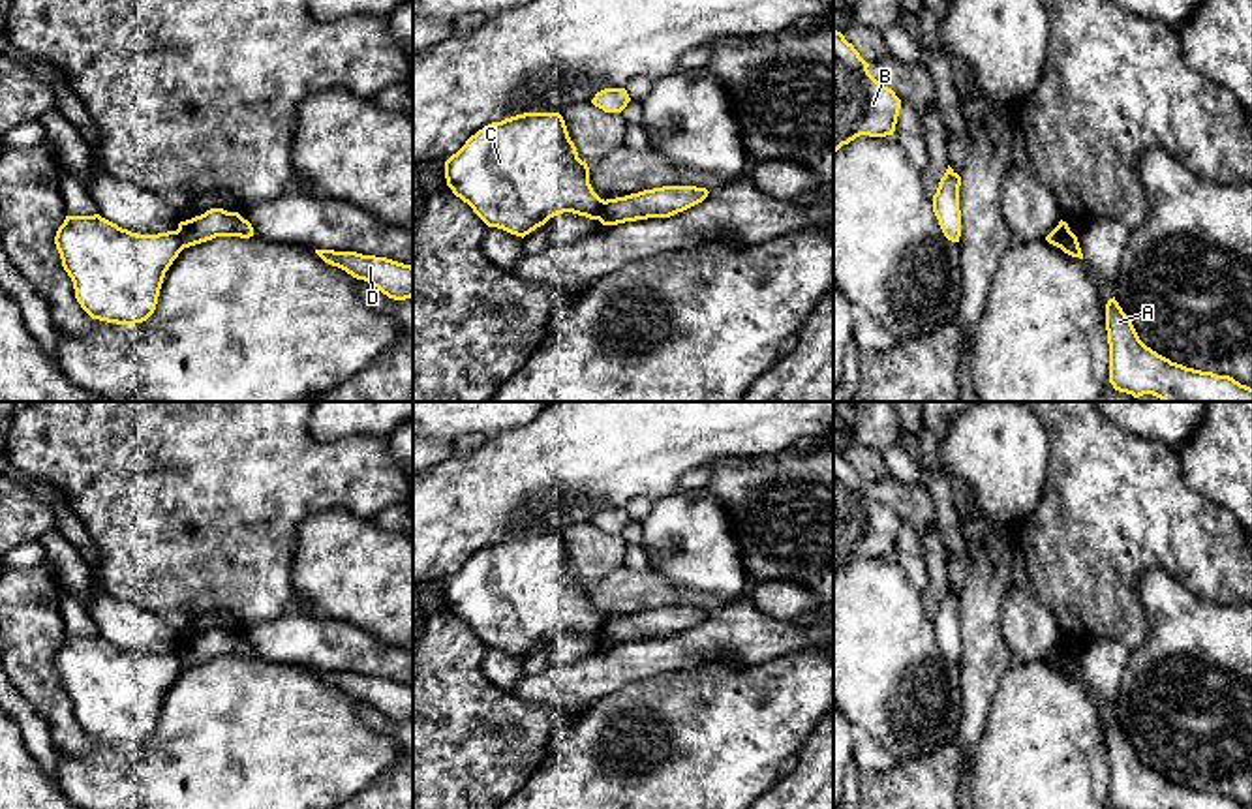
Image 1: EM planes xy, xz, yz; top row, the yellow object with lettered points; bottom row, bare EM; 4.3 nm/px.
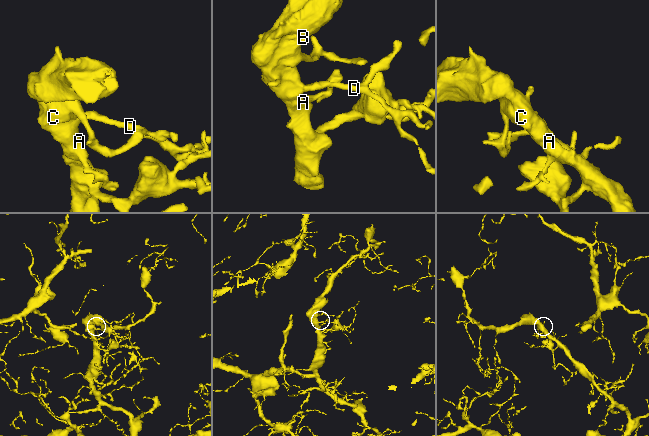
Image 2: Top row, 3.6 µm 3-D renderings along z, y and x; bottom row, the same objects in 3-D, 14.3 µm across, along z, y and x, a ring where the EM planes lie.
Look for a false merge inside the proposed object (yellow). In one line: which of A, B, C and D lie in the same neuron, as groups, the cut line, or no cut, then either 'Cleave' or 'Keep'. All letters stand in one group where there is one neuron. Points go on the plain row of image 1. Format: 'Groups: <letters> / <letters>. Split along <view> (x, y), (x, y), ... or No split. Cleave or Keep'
Groups: A B C / D. Split along xy (177, 650), (184, 667). Cleave

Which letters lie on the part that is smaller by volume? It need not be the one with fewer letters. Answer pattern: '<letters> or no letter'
D

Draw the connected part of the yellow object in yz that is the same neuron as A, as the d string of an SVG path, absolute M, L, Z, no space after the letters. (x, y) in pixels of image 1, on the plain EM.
M1115 717L1106 725L1106 751L1113 809L1250 809L1229 796L1171 783L1147 768Z

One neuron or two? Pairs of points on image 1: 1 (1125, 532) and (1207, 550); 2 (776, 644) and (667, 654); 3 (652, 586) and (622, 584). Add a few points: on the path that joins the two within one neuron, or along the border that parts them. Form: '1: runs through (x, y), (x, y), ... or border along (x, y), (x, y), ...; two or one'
1: runs through (1145, 532), (1181, 532), (1187, 535); one
2: runs through (749, 642), (708, 642), (693, 648); one
3: runs through (644, 586), (629, 586); one

